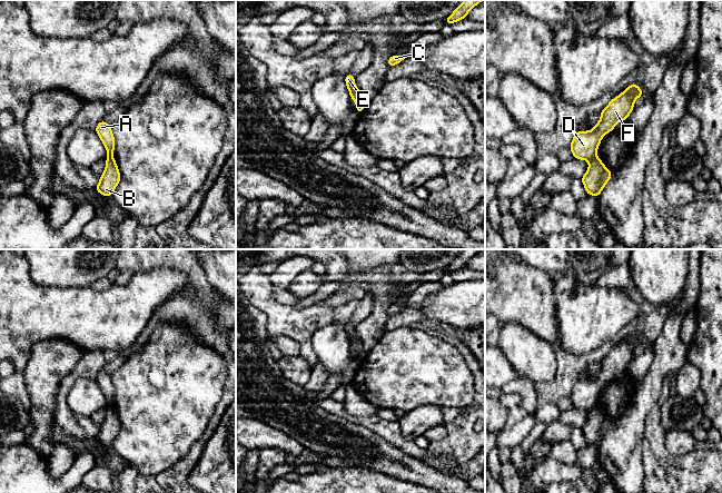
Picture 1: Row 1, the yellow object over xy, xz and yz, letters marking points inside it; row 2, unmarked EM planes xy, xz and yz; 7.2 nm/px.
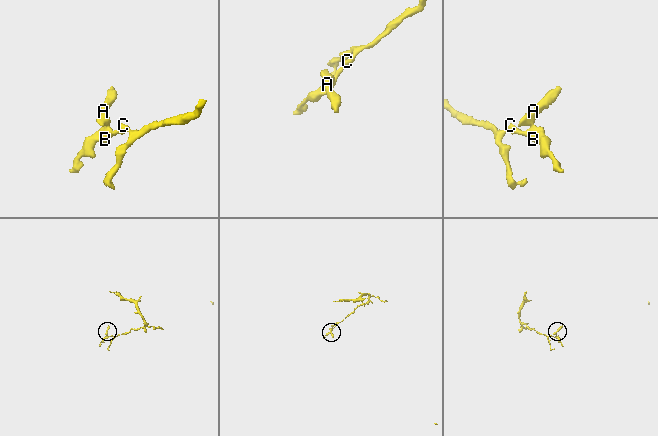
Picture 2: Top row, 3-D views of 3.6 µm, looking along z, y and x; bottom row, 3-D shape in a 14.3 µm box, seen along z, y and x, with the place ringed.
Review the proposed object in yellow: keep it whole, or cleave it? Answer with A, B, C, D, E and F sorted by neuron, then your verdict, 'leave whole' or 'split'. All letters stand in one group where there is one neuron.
groups A D E F / B C; split

